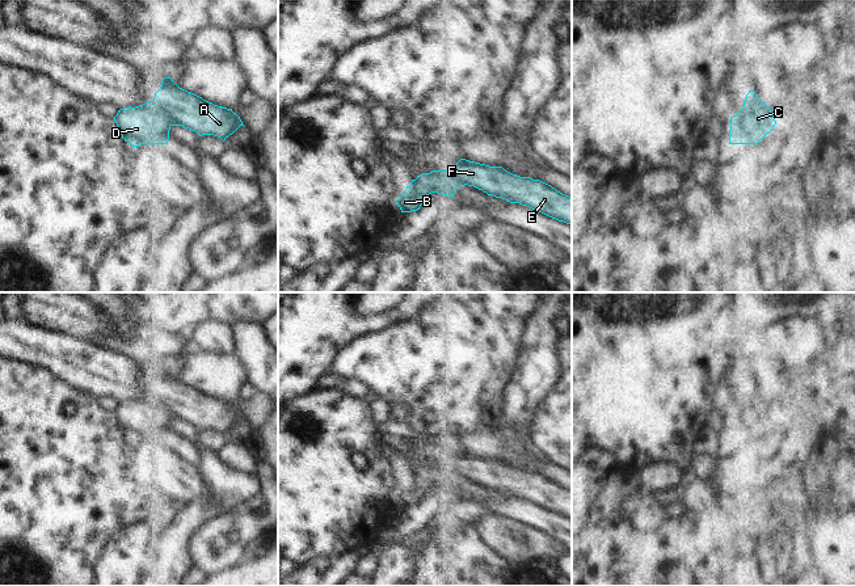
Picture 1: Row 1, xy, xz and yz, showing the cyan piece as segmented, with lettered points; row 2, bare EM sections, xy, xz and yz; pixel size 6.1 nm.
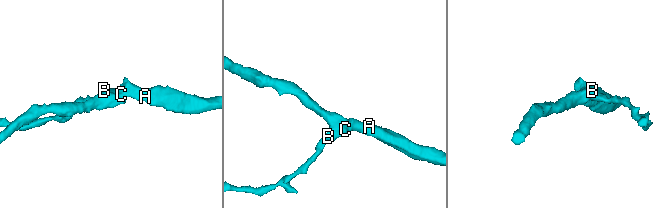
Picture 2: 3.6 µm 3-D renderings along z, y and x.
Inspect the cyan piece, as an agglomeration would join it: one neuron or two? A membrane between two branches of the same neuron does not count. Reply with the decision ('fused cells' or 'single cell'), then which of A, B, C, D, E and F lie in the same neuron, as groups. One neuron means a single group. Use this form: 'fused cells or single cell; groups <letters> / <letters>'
fused cells; groups A E F / B C D

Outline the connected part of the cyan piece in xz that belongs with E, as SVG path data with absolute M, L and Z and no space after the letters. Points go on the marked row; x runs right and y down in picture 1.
M460 159L452 170L458 187L473 186L488 195L527 206L552 219L572 224L572 197L540 180L521 177L502 166L489 166L466 159Z

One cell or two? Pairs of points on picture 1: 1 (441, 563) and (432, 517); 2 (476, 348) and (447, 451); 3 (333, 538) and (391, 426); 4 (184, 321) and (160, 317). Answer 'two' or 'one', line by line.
1: two
2: two
3: two
4: one

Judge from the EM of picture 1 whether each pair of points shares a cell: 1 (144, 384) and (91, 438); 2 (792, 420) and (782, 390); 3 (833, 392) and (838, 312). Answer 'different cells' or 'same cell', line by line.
1: different cells
2: different cells
3: different cells

